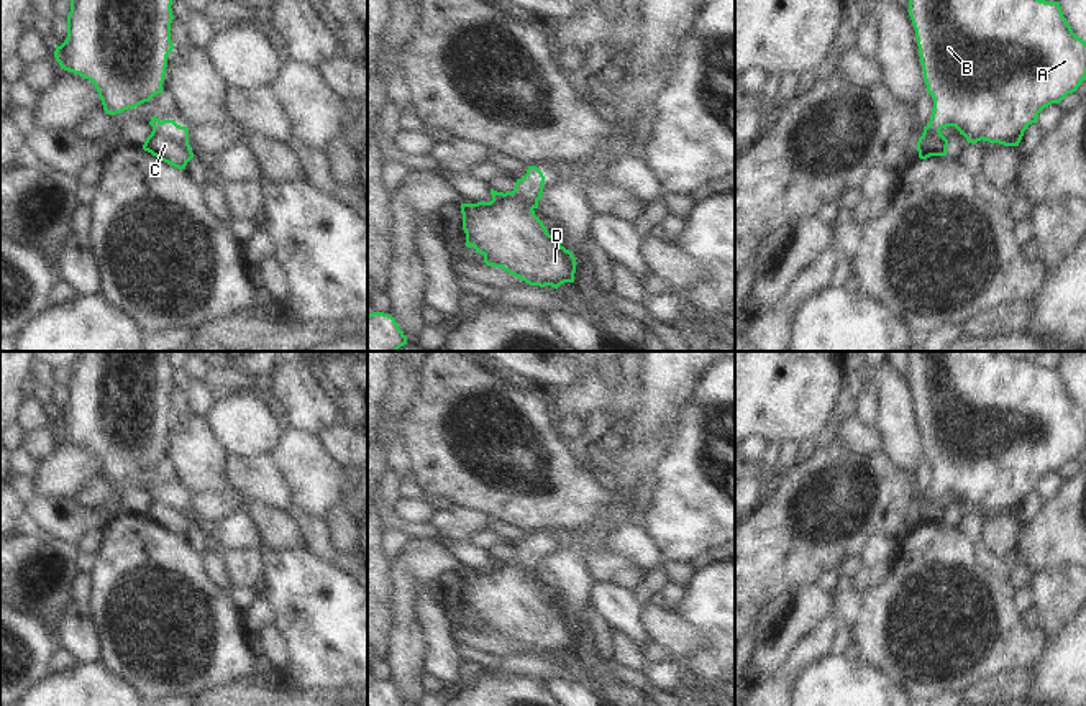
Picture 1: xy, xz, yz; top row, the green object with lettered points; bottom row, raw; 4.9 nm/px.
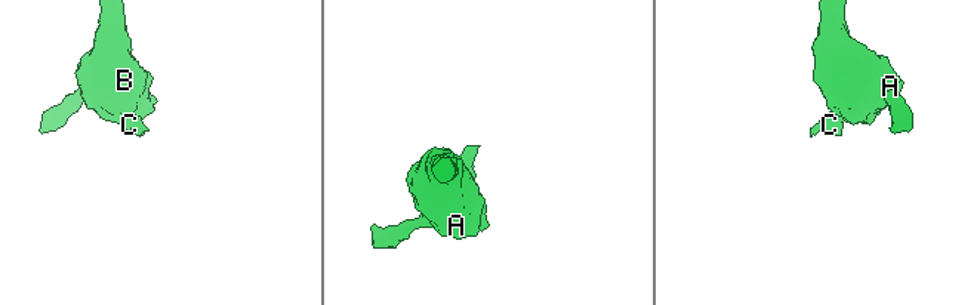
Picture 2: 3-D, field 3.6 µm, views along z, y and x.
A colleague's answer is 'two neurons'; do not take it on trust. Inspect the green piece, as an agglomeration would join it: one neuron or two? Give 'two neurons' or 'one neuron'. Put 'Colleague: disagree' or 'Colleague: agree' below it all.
one neuron
Colleague: disagree

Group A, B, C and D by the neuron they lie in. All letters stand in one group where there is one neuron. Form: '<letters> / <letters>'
A B C D

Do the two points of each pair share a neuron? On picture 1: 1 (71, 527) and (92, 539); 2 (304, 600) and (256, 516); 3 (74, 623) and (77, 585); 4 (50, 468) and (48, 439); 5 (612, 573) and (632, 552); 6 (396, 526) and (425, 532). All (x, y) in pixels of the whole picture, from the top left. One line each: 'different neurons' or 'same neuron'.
1: different neurons
2: different neurons
3: same neuron
4: different neurons
5: different neurons
6: same neuron

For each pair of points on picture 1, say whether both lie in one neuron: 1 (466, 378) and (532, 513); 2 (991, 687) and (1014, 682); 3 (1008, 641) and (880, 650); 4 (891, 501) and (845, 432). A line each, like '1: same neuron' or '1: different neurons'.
1: same neuron
2: same neuron
3: same neuron
4: different neurons

